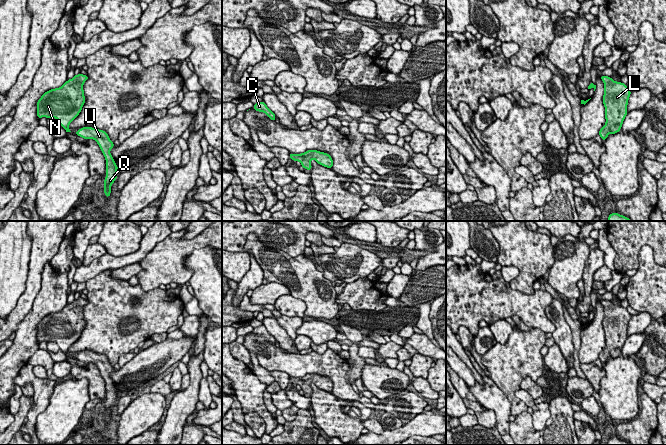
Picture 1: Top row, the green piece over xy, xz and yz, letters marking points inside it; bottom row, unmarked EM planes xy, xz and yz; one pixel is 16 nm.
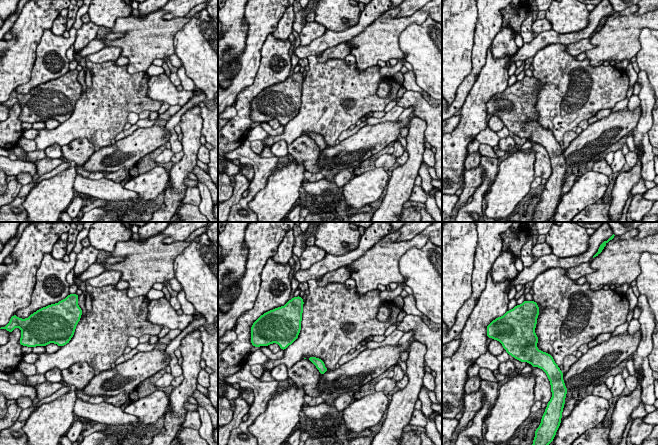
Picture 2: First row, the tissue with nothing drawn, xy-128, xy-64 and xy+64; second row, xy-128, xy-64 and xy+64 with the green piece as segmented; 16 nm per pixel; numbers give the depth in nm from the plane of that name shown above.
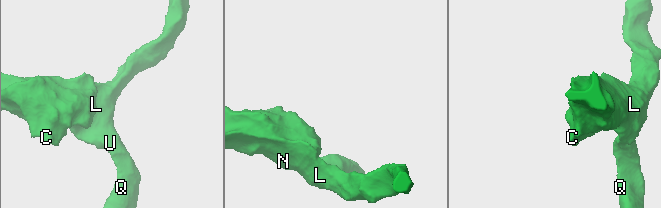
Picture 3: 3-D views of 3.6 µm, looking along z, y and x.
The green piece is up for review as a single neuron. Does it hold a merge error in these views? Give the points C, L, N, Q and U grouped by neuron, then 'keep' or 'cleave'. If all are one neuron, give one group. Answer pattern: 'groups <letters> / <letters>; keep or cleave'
groups C L N Q U; keep

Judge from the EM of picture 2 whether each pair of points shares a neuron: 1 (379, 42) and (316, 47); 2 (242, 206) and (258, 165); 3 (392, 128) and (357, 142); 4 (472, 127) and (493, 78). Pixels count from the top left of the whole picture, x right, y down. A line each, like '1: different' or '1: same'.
1: different
2: same
3: same
4: same

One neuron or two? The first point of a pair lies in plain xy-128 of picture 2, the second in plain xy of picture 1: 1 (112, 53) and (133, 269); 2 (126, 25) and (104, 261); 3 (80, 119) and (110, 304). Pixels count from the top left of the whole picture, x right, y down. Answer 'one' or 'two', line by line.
1: one
2: two
3: one

